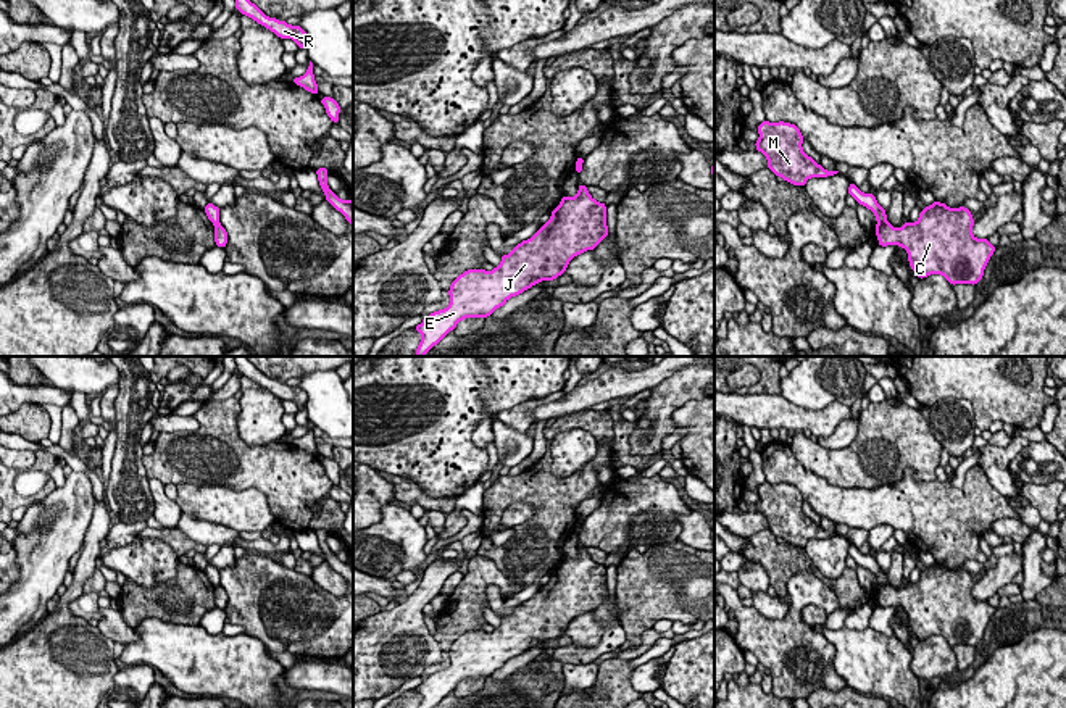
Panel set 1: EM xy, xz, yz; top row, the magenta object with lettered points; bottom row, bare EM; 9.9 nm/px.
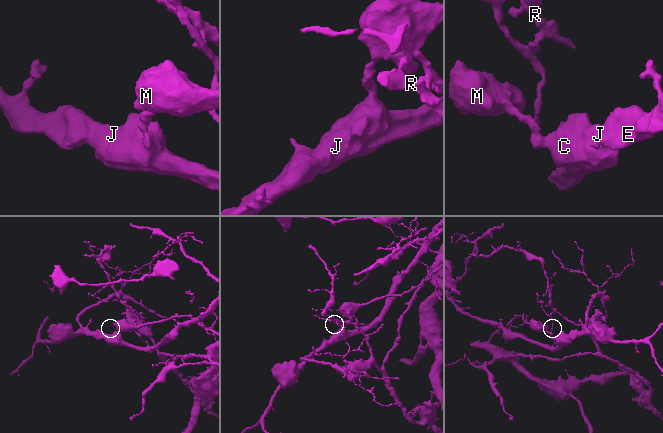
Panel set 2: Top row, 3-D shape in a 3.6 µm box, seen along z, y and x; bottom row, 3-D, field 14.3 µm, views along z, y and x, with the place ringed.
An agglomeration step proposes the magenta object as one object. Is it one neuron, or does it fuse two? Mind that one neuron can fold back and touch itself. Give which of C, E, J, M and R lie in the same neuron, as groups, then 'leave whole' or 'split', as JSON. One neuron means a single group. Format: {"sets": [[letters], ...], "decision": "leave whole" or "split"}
{"sets": [["C", "E", "J"], ["M", "R"]], "decision": "split"}

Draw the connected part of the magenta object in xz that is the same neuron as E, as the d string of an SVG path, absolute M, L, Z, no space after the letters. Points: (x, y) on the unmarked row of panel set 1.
M579 545L576 558L563 558L560 566L552 573L550 581L527 602L514 606L513 613L502 618L502 623L492 632L468 631L460 635L450 647L450 666L431 674L414 690L423 697L418 708L437 706L450 692L466 679L487 679L497 669L503 668L508 660L523 655L537 643L553 642L564 635L568 624L593 611L610 597L606 587L606 566L592 560L587 548Z

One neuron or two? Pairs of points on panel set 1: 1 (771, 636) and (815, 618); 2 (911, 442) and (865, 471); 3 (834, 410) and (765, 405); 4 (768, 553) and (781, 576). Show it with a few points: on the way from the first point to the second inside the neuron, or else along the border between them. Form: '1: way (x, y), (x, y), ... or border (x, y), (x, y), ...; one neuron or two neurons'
1: border (800, 610), (808, 605), (818, 605), (828, 615); two neurons
2: way (900, 442), (894, 442), (876, 460); one neuron
3: way (816, 418), (794, 418), (782, 413); one neuron
4: way (773, 558), (779, 565), (779, 571); one neuron

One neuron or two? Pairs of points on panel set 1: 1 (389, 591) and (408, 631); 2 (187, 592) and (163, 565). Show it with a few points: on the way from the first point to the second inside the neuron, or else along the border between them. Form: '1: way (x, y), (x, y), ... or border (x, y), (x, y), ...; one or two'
1: border (405, 597), (397, 605); two
2: border (179, 563), (173, 578), (154, 587), (137, 586); two

